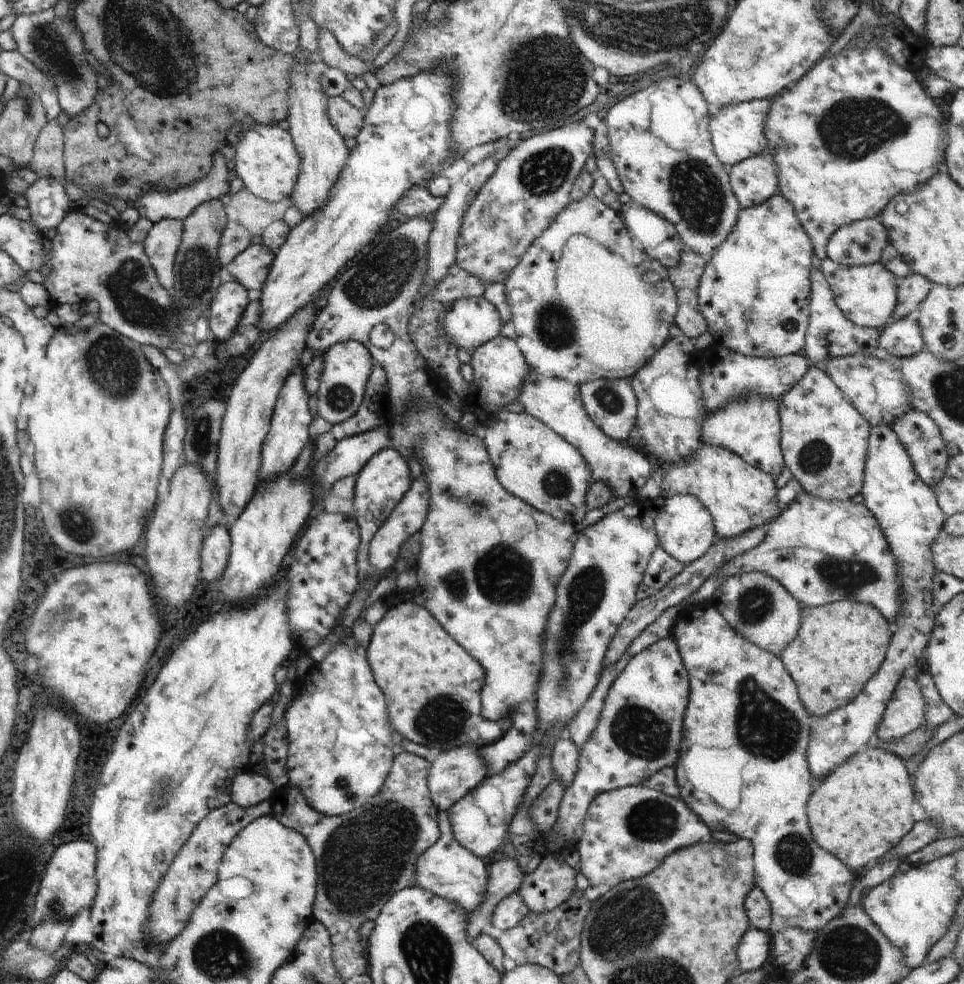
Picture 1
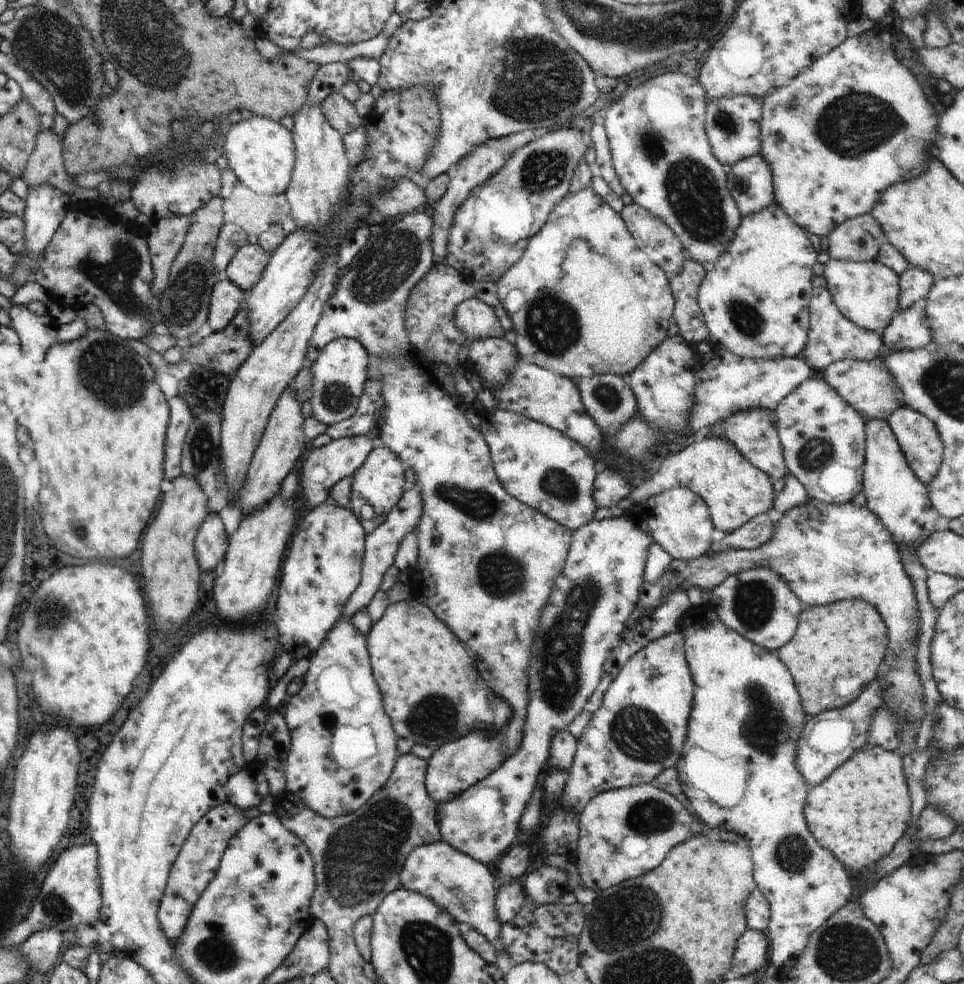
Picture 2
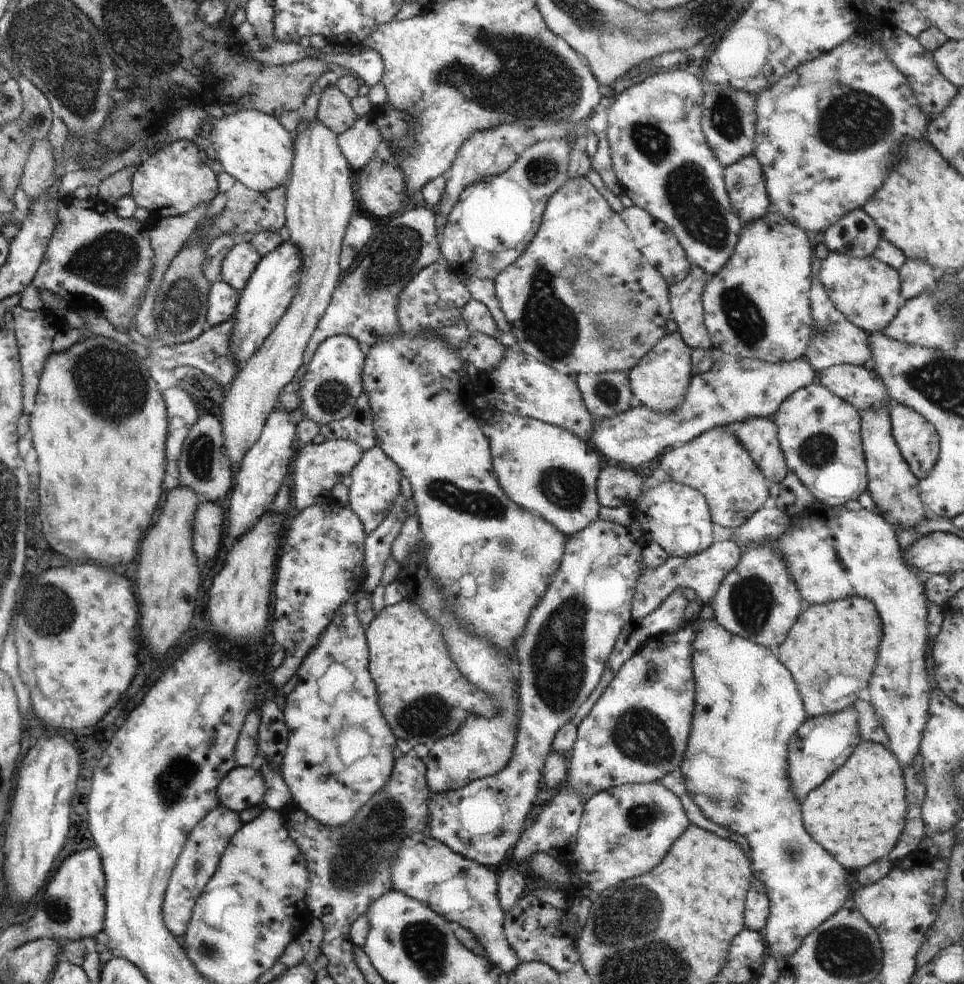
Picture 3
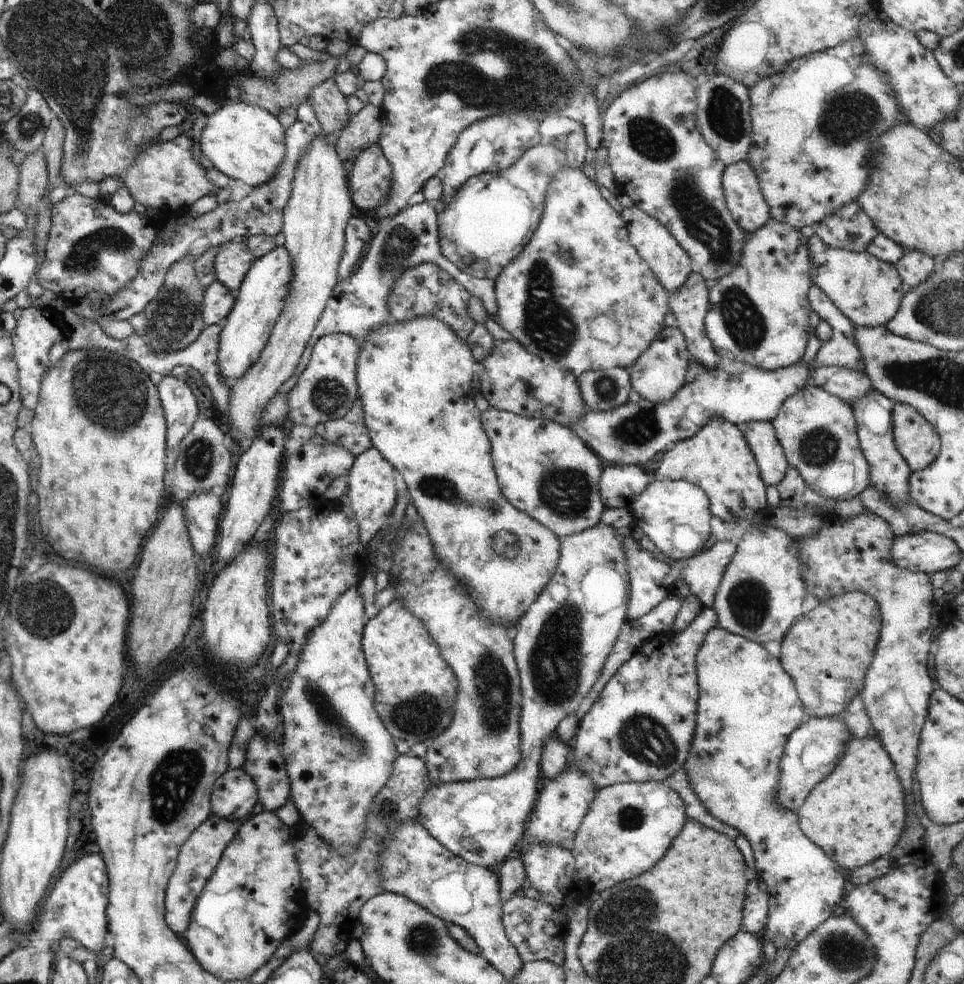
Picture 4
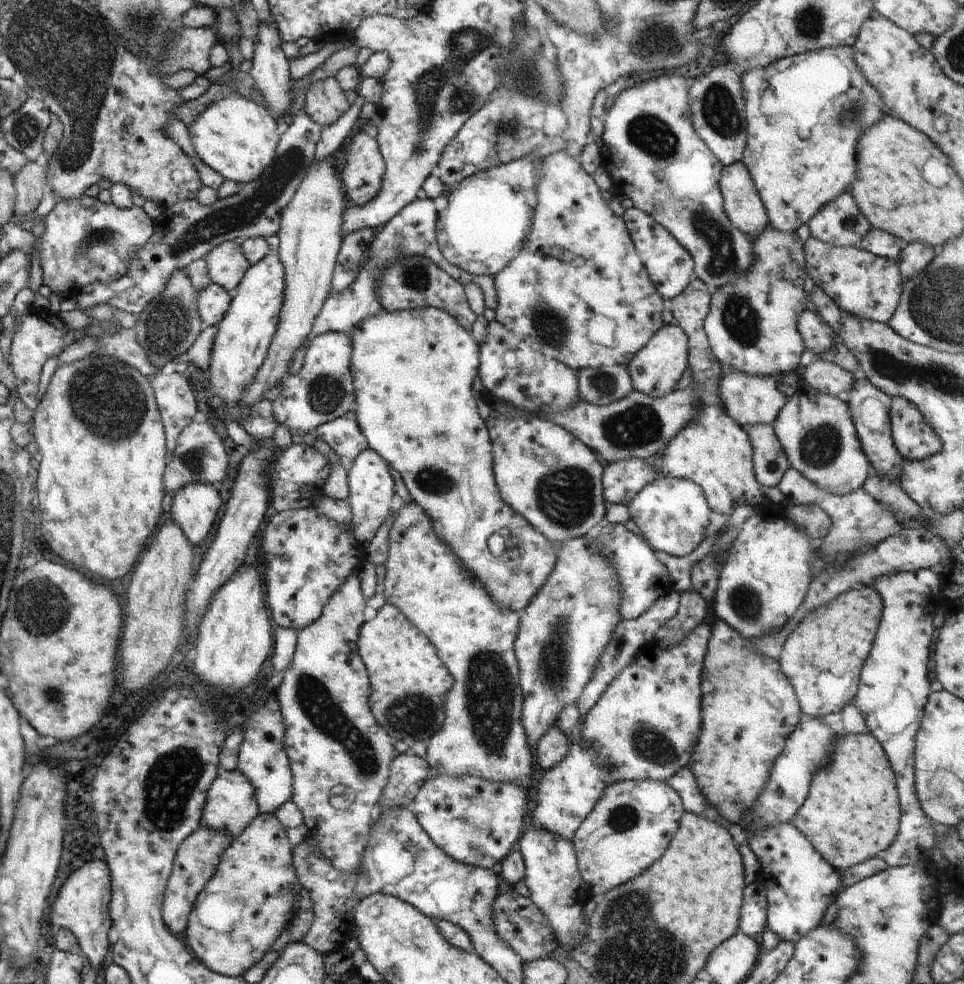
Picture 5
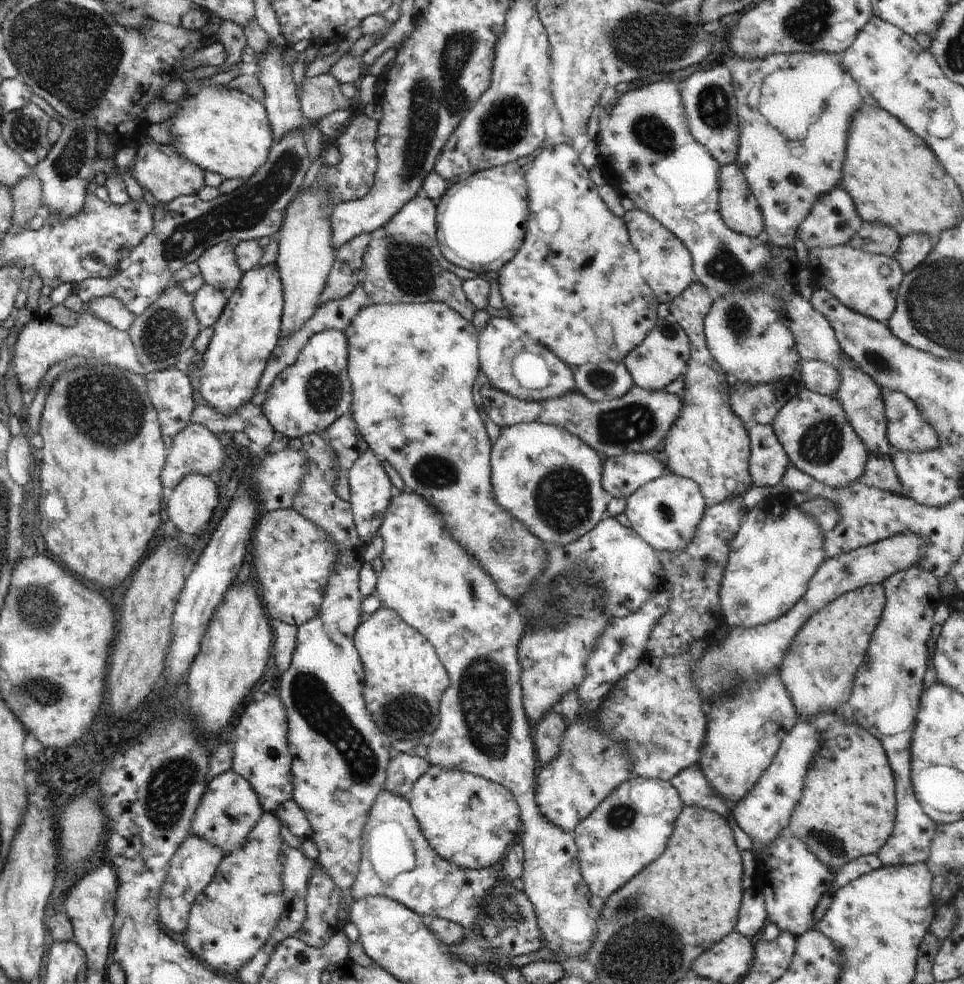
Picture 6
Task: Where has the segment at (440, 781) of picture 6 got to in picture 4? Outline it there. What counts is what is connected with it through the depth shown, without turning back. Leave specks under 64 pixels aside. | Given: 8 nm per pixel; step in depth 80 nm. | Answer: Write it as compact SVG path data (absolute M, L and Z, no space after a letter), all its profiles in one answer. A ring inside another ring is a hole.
M602 522L598 523L595 527L586 529L575 535L568 535L565 538L560 539L561 551L558 564L550 582L542 589L542 592L538 595L538 598L530 605L530 608L526 611L526 614L522 616L519 623L514 626L514 638L513 638L513 653L519 670L520 688L521 688L521 701L520 701L520 718L519 727L521 732L520 746L521 746L521 761L517 767L513 768L513 771L507 772L504 776L499 776L491 779L472 779L471 781L462 781L450 784L430 785L425 792L425 795L420 801L419 820L418 822L436 839L442 846L445 846L452 854L457 857L467 860L469 863L492 868L496 864L503 863L509 856L517 852L518 846L523 839L525 831L525 824L528 815L533 811L535 802L539 797L539 791L536 787L538 779L541 776L540 759L542 749L545 742L549 741L555 734L555 730L564 718L570 714L574 714L584 697L589 695L590 689L594 686L594 683L600 676L602 667L608 658L608 655L612 652L615 640L622 623L627 619L627 606L629 605L629 595L631 590L629 585L631 580L629 579L629 572L627 571L627 558L624 554L623 540L625 536L632 536L631 530L626 530L624 533L621 530L609 527Z

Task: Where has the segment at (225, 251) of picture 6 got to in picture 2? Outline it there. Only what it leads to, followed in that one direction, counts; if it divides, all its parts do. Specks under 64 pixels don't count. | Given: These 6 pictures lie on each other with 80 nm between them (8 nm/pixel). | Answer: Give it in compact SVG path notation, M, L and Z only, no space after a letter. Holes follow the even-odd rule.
M246 244L240 247L225 268L228 280L248 294L261 279L269 258L270 254L260 245Z

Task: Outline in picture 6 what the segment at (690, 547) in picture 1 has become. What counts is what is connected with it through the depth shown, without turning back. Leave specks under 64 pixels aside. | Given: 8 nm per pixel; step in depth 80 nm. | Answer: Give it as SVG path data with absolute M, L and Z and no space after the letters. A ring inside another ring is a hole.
M666 472L625 499L625 514L634 529L656 551L682 551L695 537L706 503L693 480Z

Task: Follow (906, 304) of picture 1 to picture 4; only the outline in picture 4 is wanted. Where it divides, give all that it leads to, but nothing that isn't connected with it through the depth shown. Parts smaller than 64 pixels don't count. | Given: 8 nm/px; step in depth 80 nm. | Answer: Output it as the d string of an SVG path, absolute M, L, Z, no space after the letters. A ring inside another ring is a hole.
M907 251L895 264L905 290L910 290L925 281L939 261L939 258L926 256L920 251Z

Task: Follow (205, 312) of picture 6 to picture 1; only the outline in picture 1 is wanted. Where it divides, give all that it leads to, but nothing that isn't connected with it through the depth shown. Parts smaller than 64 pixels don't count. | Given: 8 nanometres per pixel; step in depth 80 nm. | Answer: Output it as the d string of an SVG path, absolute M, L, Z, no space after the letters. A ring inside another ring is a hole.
M238 281L219 286L208 316L214 340L223 344L237 331L248 303L248 290Z

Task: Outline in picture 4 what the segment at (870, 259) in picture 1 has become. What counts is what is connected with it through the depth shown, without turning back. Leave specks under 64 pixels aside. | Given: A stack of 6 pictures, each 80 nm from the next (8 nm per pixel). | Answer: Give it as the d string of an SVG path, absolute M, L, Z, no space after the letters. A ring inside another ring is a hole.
M858 201L845 204L837 213L832 213L830 217L827 217L824 221L820 221L813 228L814 235L818 236L829 247L857 253L866 252L873 238L879 235L878 229L872 224L872 221L862 210Z

